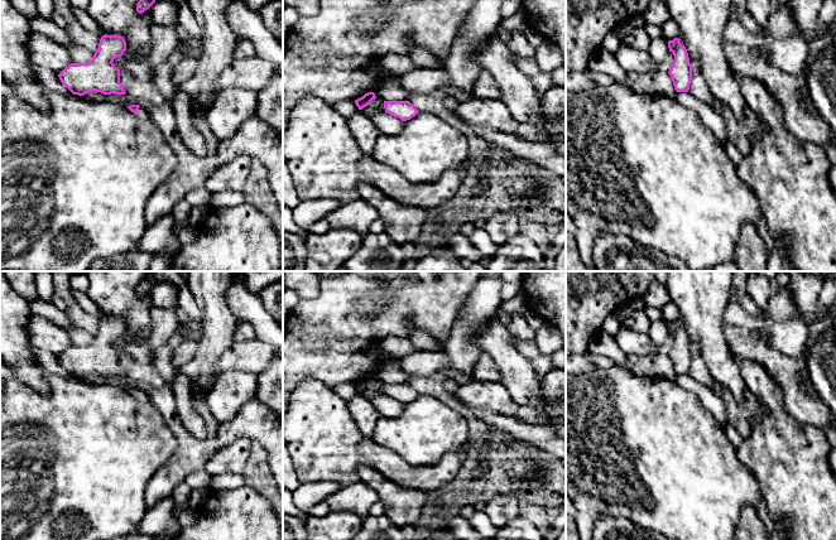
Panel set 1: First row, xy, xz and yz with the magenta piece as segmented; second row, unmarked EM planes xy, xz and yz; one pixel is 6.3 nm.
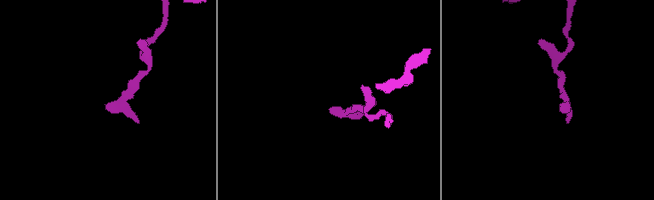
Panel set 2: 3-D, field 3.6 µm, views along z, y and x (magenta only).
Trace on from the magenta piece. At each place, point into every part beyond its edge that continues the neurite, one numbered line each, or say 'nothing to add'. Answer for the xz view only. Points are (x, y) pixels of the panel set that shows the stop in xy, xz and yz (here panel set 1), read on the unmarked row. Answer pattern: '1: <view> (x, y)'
nothing to add

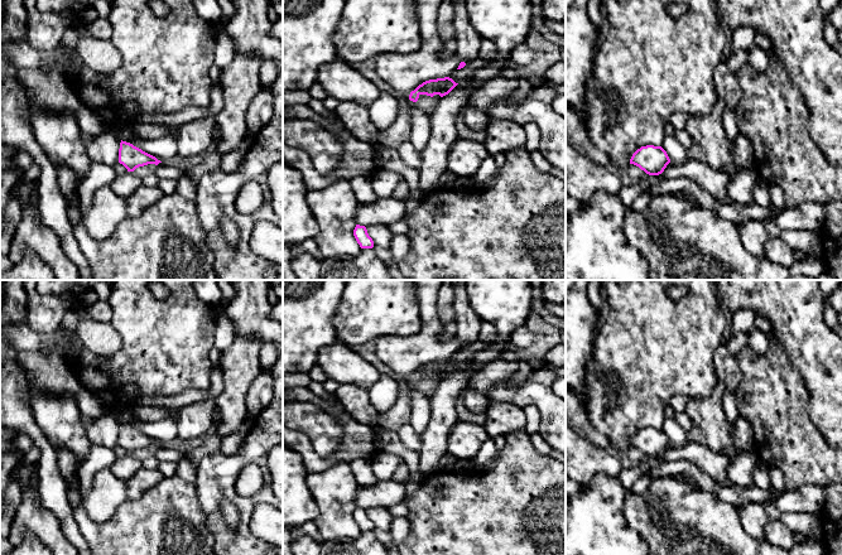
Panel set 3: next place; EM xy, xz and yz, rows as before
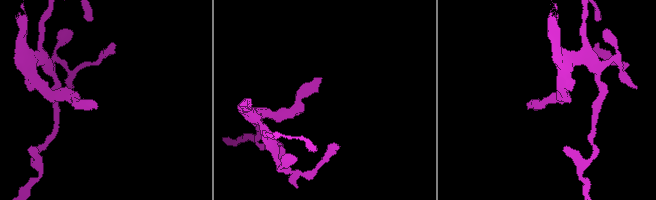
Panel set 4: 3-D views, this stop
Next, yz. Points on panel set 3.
nothing to add

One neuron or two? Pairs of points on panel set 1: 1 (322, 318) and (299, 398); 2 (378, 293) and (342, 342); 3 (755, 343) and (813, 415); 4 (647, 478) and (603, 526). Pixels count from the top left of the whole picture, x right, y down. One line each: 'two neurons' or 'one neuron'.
1: two neurons
2: one neuron
3: one neuron
4: two neurons

